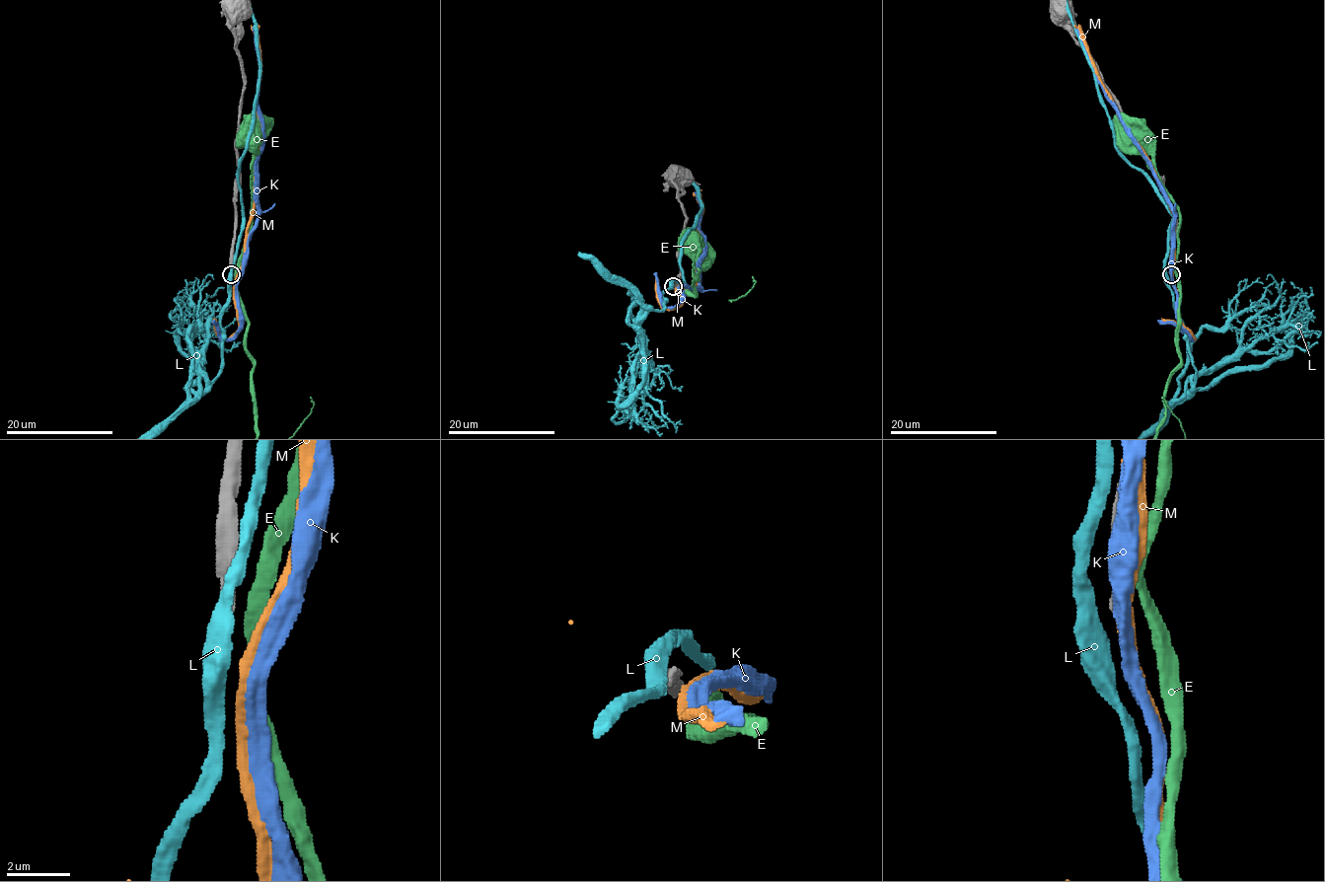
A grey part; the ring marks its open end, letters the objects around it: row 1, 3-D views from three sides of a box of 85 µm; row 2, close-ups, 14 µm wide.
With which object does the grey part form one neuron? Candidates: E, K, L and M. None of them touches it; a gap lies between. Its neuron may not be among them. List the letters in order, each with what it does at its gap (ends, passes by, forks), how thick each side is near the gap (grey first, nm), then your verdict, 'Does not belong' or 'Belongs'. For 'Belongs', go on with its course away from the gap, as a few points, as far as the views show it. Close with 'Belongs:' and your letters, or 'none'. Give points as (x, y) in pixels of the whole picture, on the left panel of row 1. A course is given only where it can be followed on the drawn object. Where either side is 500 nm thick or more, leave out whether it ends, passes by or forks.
E: It passes by. Thickness 340 nm (grey) against 440 nm. Does not belong
K: It passes by. Thickness 340 nm (grey) against 460 nm. Does not belong
L: Thickness 340 nm (grey) against 550 nm. Does not belong
M: It passes by. Thickness 340 nm (grey) against 360 nm. Does not belong
Belongs: none

